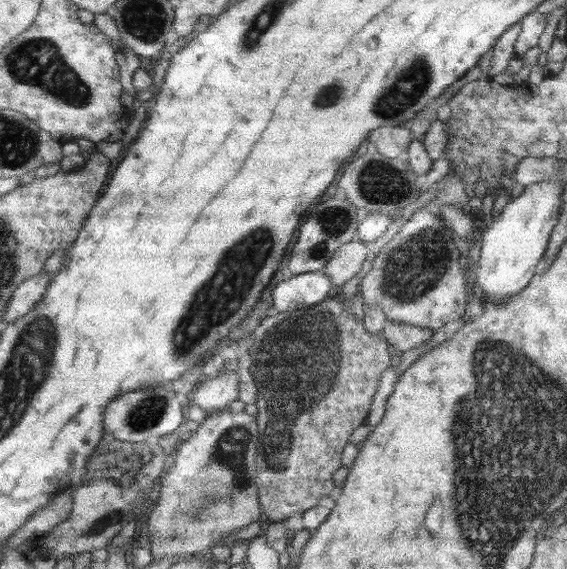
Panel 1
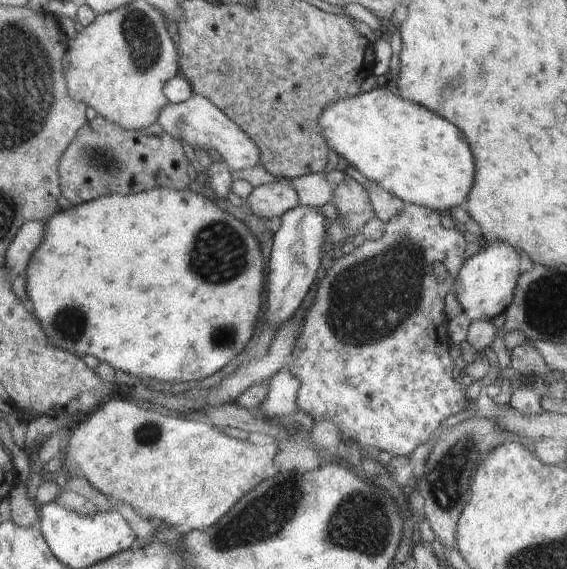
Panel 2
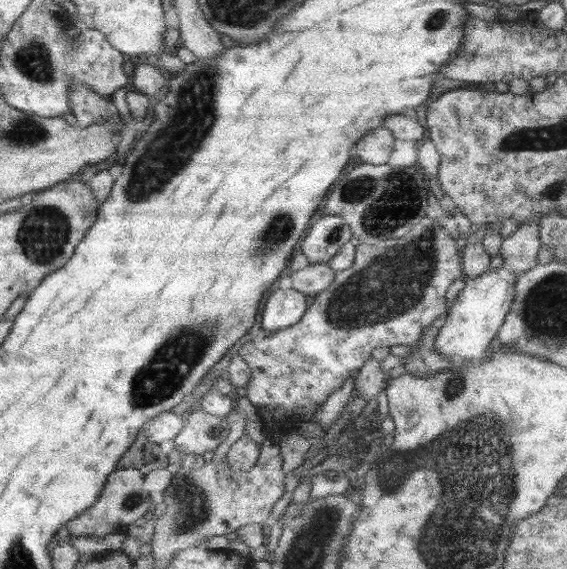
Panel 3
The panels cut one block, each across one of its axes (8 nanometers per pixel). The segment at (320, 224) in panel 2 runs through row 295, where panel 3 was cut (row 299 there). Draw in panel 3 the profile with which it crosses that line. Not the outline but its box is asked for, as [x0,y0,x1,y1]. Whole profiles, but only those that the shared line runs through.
[262,287,311,333]

